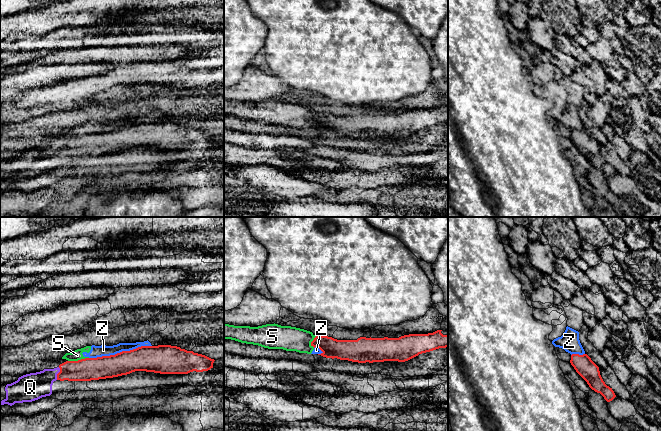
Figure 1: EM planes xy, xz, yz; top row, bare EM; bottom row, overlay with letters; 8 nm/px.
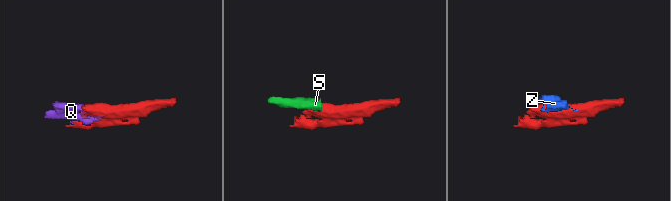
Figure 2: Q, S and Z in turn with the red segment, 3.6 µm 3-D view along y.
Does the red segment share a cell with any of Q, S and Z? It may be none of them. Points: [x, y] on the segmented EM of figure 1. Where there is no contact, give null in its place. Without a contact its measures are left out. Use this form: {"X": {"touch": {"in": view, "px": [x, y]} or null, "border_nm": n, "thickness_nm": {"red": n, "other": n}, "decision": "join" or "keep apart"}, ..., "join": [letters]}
{"Q": {"touch": {"in": "xy", "px": [58, 373]}, "border_nm": 110, "thickness_nm": {"red": 180, "other": 220}, "decision": "join"}, "S": {"touch": {"in": "xy", "px": [78, 360]}, "border_nm": 170, "thickness_nm": {"red": 180, "other": 80}, "decision": "keep apart"}, "Z": {"touch": {"in": "xy", "px": [120, 352]}, "border_nm": 500, "thickness_nm": {"red": 200, "other": 100}, "decision": "keep apart"}, "join": ["Q"]}

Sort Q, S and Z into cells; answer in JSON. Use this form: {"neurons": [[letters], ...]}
{"neurons": [["Q"], ["S", "Z"]]}

